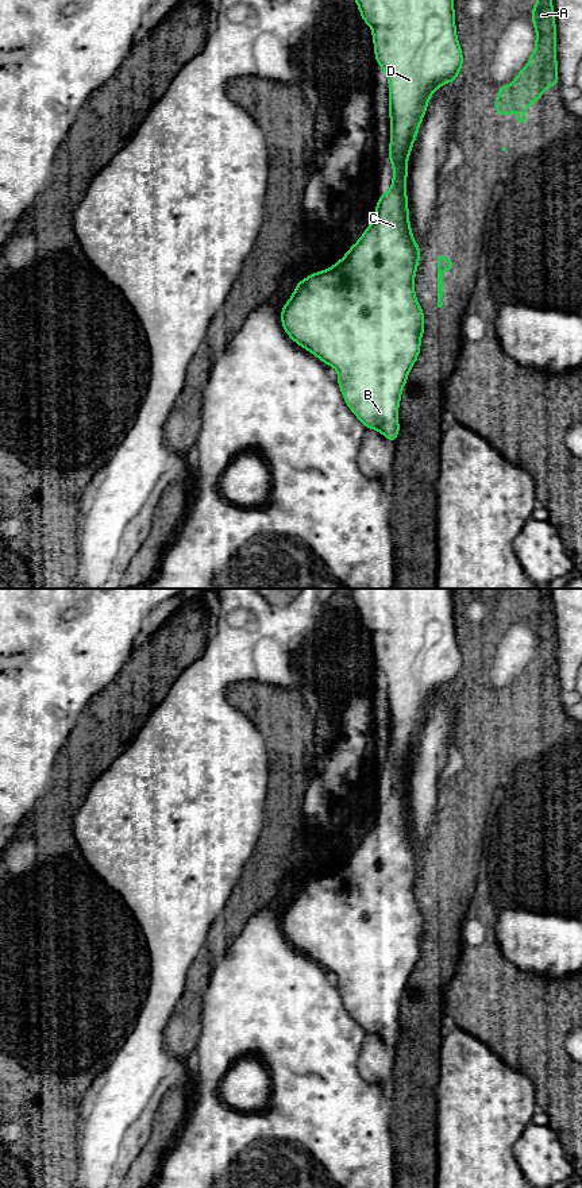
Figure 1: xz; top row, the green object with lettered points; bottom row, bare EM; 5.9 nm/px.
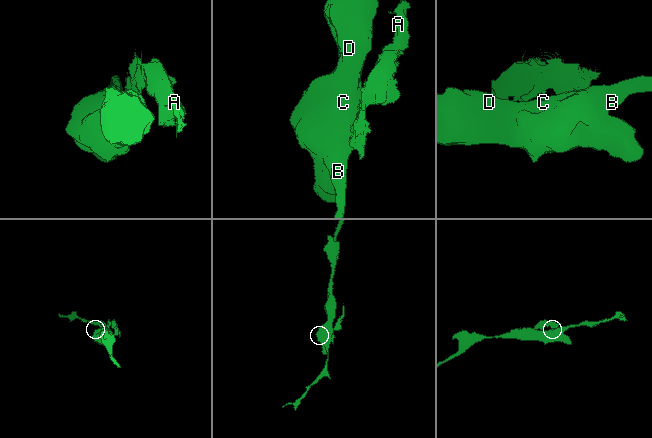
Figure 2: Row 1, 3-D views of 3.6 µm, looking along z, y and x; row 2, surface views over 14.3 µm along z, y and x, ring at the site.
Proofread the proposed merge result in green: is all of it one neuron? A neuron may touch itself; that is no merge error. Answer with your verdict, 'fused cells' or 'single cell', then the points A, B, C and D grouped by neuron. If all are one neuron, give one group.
fused cells | A / B C D

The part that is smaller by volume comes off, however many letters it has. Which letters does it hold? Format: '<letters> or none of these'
A

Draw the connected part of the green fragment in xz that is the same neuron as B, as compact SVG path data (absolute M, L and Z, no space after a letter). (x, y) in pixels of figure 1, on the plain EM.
M350 589L361 624L373 634L374 664L378 666L389 688L390 747L389 764L393 770L390 795L381 799L375 818L362 841L346 860L328 875L297 887L292 902L284 909L280 921L286 940L300 952L338 976L338 991L343 1004L366 1034L378 1035L396 1048L400 1040L398 1014L401 999L420 957L425 922L415 898L419 850L413 842L406 784L408 764L416 747L432 699L444 688L456 686L462 676L463 656L458 647L452 589Z

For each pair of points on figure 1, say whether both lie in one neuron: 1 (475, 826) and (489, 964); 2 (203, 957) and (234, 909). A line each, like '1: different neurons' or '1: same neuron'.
1: different neurons
2: same neuron

